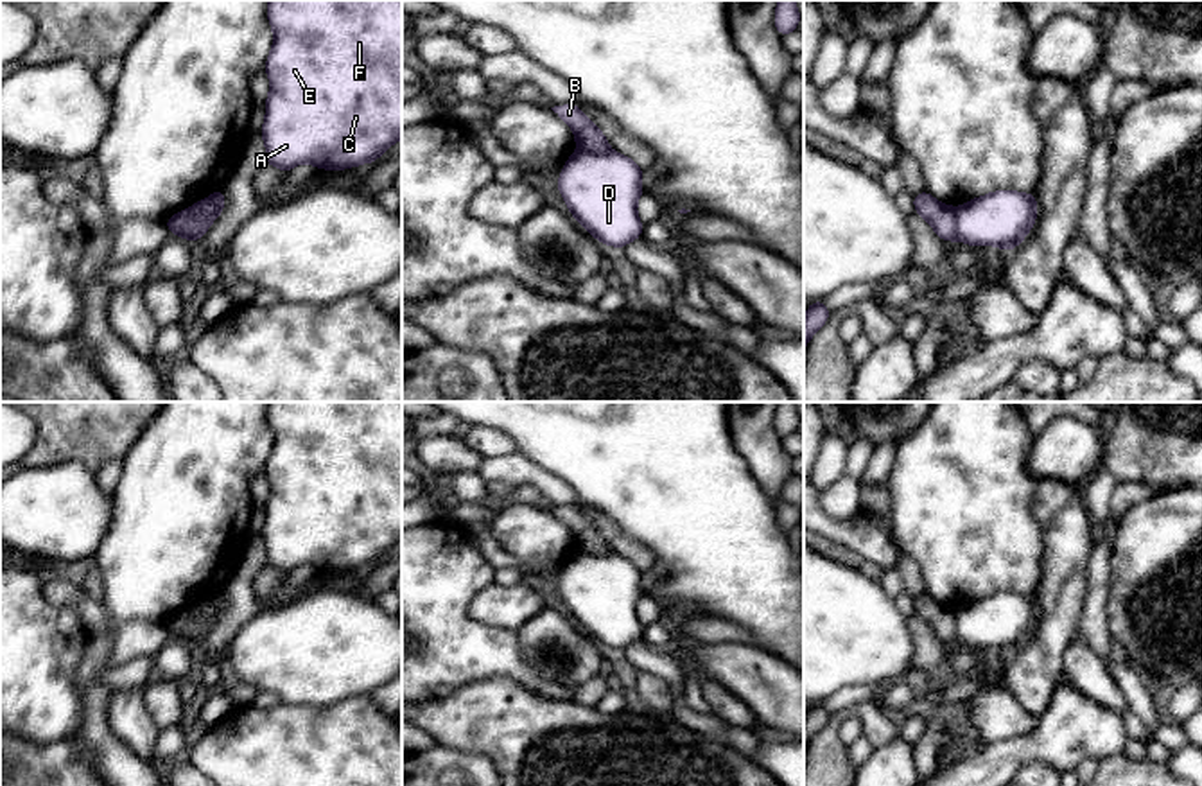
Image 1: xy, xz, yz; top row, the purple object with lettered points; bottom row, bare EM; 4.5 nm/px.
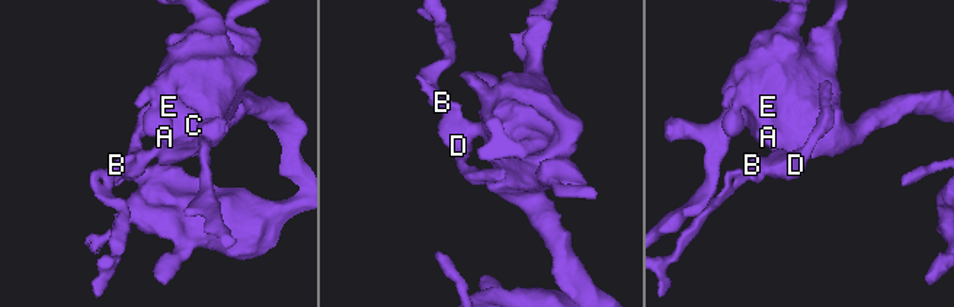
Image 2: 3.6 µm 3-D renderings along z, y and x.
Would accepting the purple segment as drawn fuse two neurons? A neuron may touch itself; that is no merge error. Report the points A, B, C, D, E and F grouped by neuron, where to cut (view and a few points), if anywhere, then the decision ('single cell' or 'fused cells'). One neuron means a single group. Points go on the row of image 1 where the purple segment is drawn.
A C D E F / B | xz (578, 148), (585, 151), (610, 151) | fused cells

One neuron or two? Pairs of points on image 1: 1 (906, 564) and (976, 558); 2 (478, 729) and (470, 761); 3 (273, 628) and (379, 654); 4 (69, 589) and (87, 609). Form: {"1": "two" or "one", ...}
{"1": "two", "2": "two", "3": "one", "4": "one"}

